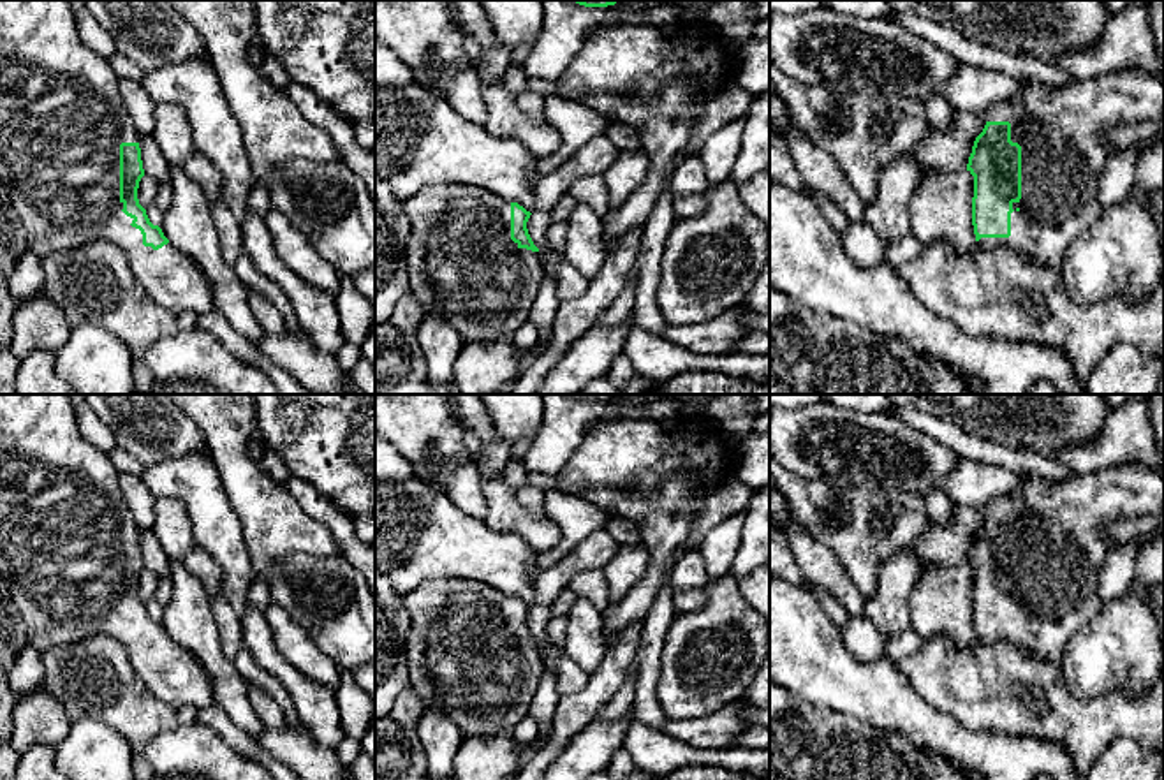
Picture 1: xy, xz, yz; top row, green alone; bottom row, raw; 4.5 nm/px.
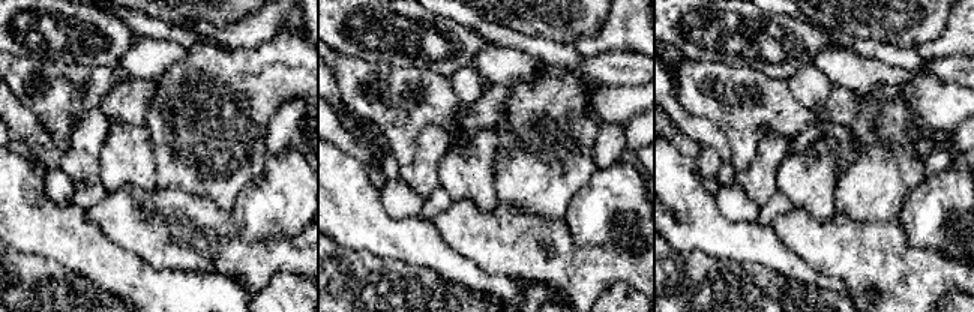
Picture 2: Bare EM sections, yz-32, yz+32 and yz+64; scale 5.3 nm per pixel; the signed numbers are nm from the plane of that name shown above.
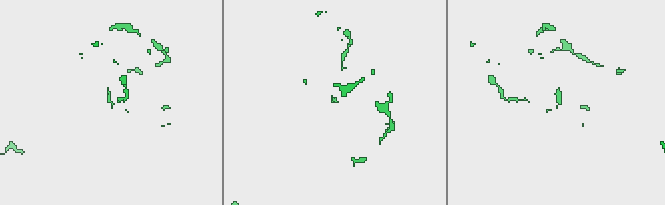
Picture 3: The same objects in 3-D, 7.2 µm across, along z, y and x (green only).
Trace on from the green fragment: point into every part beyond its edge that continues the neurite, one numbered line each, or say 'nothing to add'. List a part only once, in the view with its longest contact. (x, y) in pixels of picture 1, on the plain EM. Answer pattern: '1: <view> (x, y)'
1: yz (1060, 525)

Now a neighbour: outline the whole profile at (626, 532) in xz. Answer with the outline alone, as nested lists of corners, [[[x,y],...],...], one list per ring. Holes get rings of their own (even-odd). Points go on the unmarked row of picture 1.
[[[613,514],[604,526],[620,546],[641,548],[643,539],[636,521]]]

